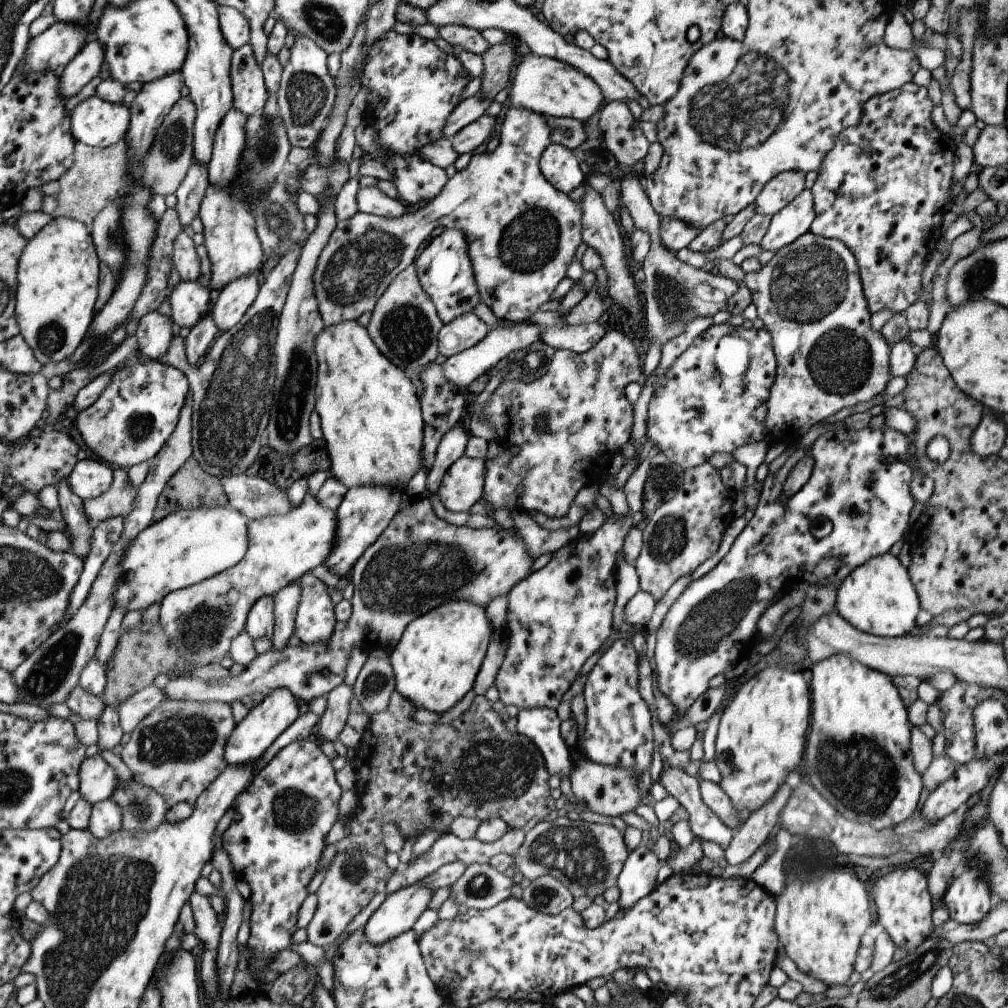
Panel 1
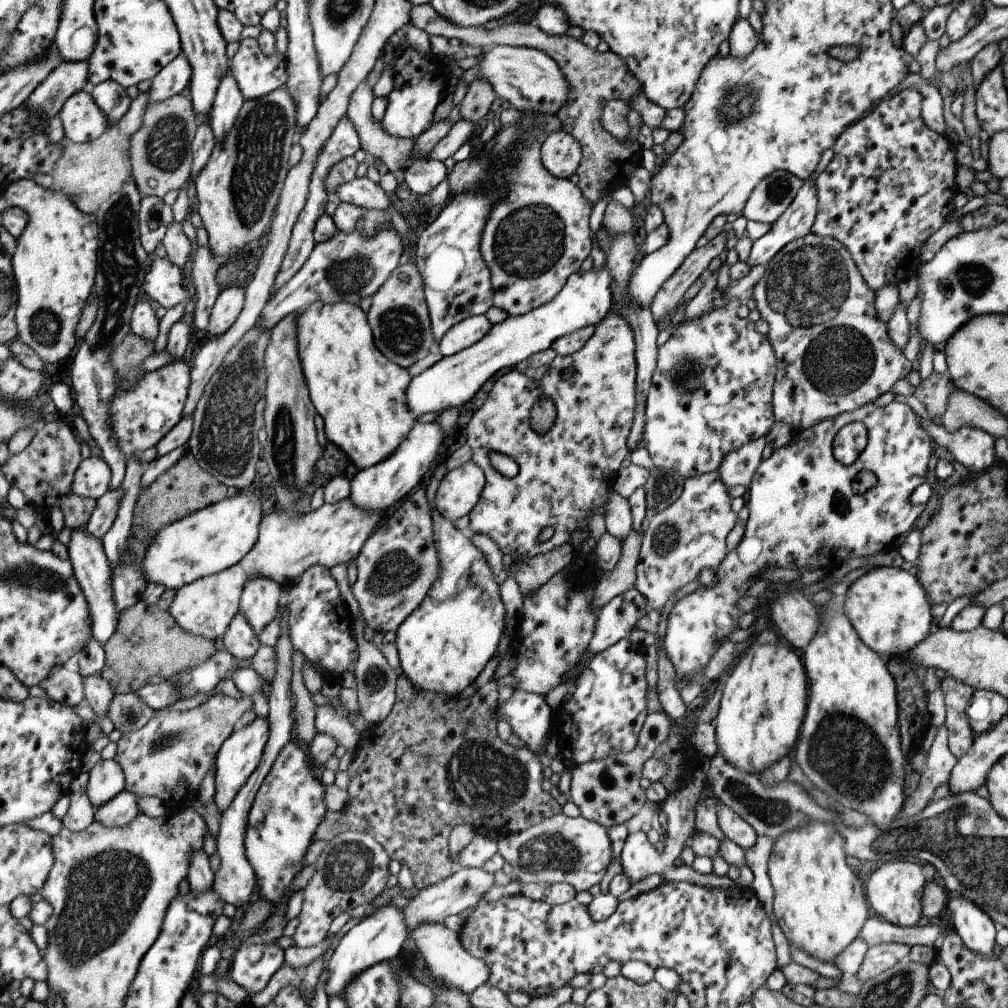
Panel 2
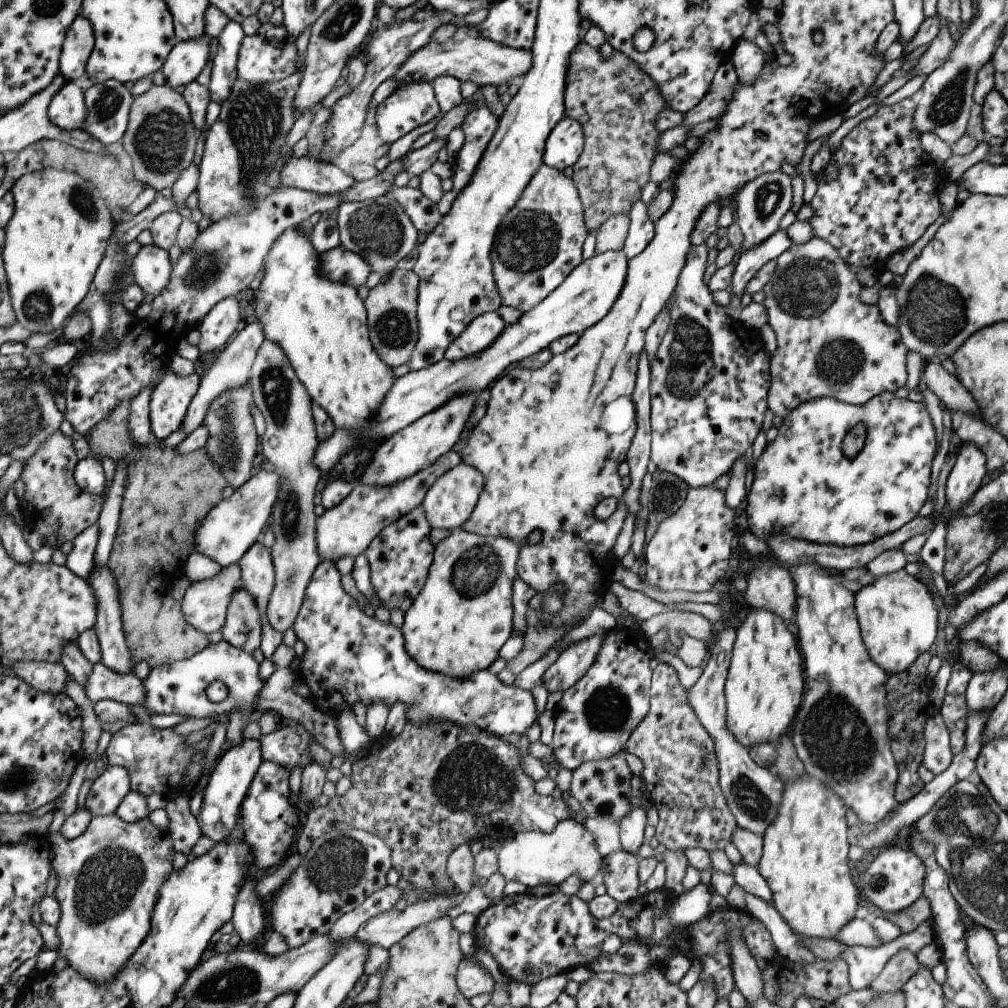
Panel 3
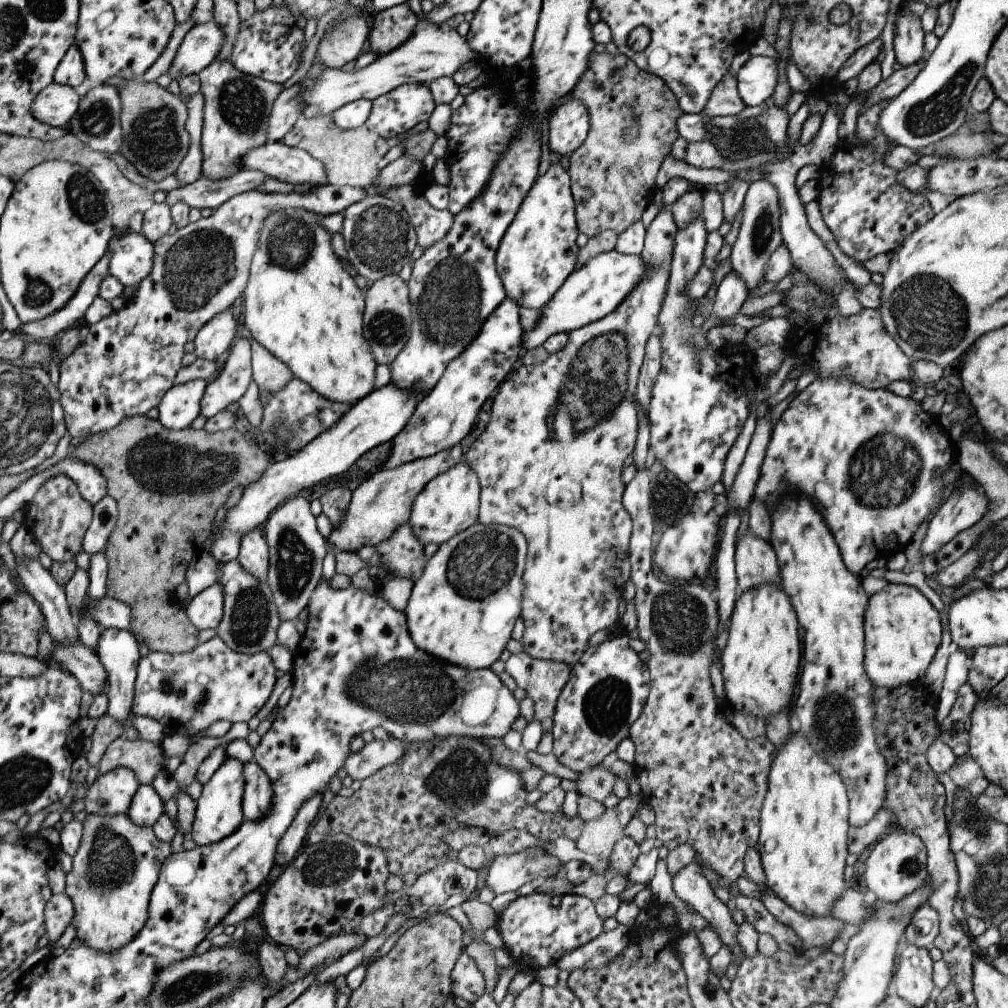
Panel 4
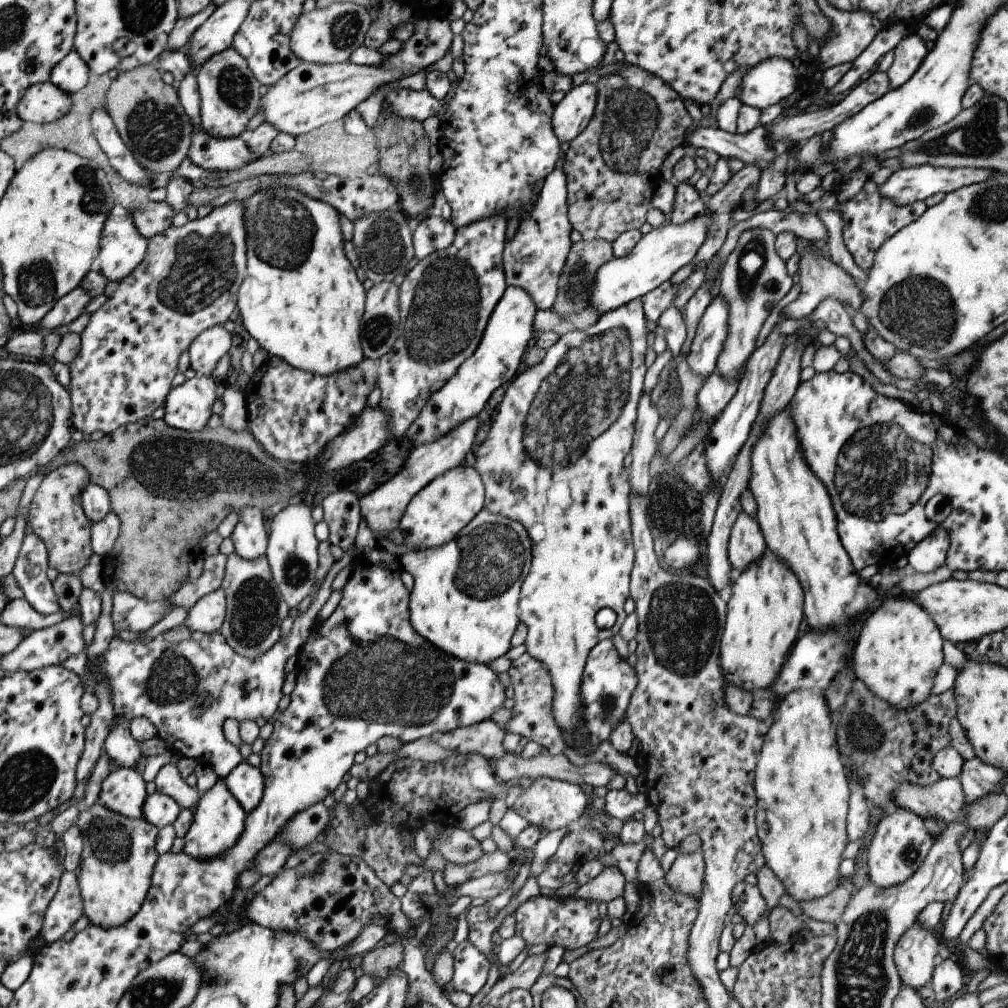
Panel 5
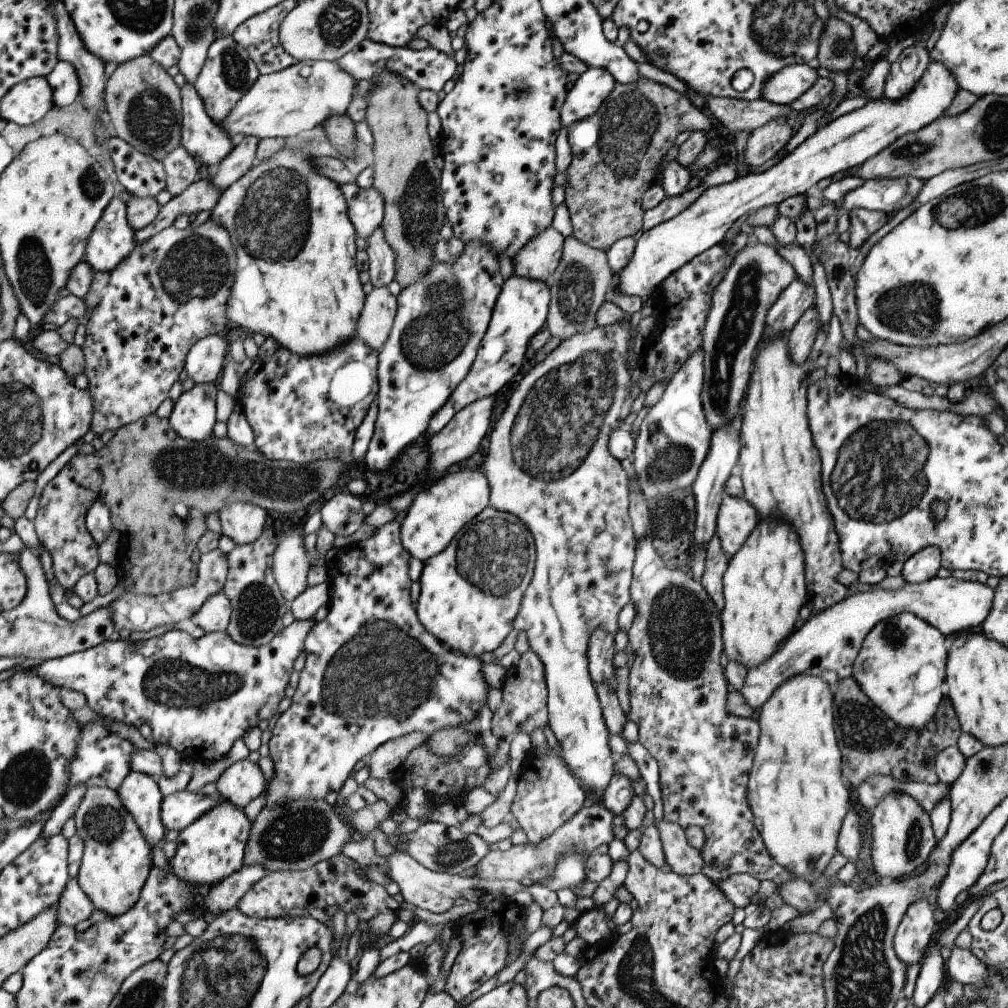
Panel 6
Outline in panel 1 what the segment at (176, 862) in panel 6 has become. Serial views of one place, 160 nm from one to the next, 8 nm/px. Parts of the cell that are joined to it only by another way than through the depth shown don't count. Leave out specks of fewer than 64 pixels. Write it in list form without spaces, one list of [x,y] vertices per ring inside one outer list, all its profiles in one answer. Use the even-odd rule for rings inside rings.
[[[279,687],[265,695],[258,705],[252,706],[248,710],[241,721],[235,725],[235,728],[226,740],[223,753],[226,766],[241,766],[251,761],[259,760],[271,742],[299,716],[297,714],[299,705],[299,700],[283,687]]]

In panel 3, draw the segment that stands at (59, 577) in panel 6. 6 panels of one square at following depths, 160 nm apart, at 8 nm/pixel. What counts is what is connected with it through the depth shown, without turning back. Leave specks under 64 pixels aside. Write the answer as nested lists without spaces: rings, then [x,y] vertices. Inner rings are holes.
[[[59,429],[52,432],[30,459],[22,466],[20,478],[23,482],[23,496],[19,500],[19,511],[24,527],[38,532],[43,545],[53,550],[63,542],[72,542],[84,528],[96,524],[102,498],[90,495],[75,484],[73,469],[77,464],[71,437],[64,436]]]

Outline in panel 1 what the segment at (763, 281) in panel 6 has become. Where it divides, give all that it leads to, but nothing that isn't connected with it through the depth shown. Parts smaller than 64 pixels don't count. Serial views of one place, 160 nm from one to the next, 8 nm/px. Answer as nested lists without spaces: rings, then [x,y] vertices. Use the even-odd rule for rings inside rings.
[[[788,170],[768,180],[753,202],[754,212],[772,217],[804,188],[804,172]]]

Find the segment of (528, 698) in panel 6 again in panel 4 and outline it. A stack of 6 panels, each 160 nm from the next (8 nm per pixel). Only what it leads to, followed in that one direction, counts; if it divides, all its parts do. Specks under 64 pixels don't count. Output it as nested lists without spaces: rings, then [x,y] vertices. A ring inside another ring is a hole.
[[[515,653],[504,662],[504,670],[516,682],[516,686],[526,692],[526,696],[533,701],[533,720],[539,720],[542,732],[549,733],[553,724],[554,706],[563,685],[567,682],[571,672],[571,665],[563,661],[534,659],[527,653]]]

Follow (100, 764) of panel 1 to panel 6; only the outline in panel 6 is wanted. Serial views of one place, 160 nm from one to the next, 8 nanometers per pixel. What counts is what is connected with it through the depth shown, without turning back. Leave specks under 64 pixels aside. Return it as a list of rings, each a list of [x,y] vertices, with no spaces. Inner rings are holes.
[[[130,770],[114,791],[152,850],[165,832],[160,819],[163,797],[157,784],[149,775]]]

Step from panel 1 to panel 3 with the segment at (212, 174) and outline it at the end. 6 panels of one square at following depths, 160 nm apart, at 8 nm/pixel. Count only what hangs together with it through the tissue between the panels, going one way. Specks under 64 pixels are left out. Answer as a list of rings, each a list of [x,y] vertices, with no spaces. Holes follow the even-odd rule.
[[[227,21],[216,36],[218,46],[211,62],[210,79],[206,84],[209,98],[213,102],[222,103],[237,80],[236,54],[243,37],[241,25],[233,21]]]

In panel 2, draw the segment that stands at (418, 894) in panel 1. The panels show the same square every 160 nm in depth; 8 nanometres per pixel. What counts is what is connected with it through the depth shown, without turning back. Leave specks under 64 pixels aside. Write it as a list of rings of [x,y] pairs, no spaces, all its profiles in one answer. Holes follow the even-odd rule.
[[[386,905],[361,919],[342,936],[327,964],[327,979],[324,988],[327,997],[337,995],[341,998],[343,989],[354,980],[357,974],[363,972],[363,969],[397,957],[401,954],[402,945],[407,938],[409,938],[407,925],[400,908]]]

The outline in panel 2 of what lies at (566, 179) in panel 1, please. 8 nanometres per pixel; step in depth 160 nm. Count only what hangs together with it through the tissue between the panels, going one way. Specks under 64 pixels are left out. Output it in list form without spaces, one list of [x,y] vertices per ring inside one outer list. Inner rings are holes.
[[[563,130],[542,139],[540,146],[542,167],[557,179],[568,179],[575,173],[581,155],[577,141]]]

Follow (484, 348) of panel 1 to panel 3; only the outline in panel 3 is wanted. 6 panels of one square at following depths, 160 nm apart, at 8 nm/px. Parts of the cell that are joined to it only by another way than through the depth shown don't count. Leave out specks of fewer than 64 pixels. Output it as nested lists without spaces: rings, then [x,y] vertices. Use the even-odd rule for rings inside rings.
[[[605,251],[582,260],[539,304],[521,313],[513,324],[506,324],[499,336],[486,349],[464,359],[448,361],[445,357],[427,368],[409,371],[397,377],[383,397],[375,416],[357,431],[335,429],[326,441],[318,442],[313,464],[325,472],[340,460],[350,448],[359,448],[365,441],[374,444],[410,425],[414,420],[445,404],[451,397],[478,394],[503,372],[505,366],[526,359],[548,348],[555,339],[580,335],[599,322],[609,312],[625,280],[628,258],[621,251]]]

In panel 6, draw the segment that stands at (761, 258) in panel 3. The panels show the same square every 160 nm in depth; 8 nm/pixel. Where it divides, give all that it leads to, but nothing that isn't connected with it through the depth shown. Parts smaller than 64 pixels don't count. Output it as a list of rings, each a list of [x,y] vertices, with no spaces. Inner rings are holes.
[[[694,350],[688,359],[672,374],[670,382],[665,388],[661,398],[651,407],[649,413],[643,418],[638,427],[638,435],[634,440],[632,450],[632,468],[635,471],[641,492],[646,500],[653,497],[667,496],[677,489],[691,486],[695,480],[700,462],[705,458],[710,443],[712,430],[707,424],[703,409],[701,408],[701,389],[703,386],[703,350]]]

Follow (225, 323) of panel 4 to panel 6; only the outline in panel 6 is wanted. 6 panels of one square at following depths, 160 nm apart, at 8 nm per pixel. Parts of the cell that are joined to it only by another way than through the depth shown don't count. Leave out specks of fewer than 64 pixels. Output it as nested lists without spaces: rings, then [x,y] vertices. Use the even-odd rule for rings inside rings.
[[[221,336],[200,338],[187,351],[184,370],[194,384],[216,383],[227,358],[227,343]]]

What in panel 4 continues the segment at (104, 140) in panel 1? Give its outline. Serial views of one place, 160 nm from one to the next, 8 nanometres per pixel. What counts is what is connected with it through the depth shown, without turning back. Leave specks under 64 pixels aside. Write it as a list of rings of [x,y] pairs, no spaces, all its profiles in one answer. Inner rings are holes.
[[[51,82],[33,99],[31,114],[40,123],[61,129],[78,109],[79,99],[72,86]]]

